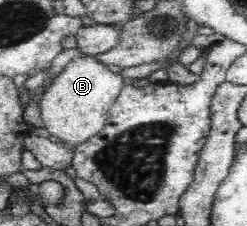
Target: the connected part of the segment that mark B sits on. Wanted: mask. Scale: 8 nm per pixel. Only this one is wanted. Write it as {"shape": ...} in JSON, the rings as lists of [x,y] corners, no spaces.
{"shape":[[[95,56],[74,58],[45,89],[39,101],[44,127],[58,141],[76,147],[96,135],[106,125],[113,103],[125,87],[120,74],[112,73]]]}

